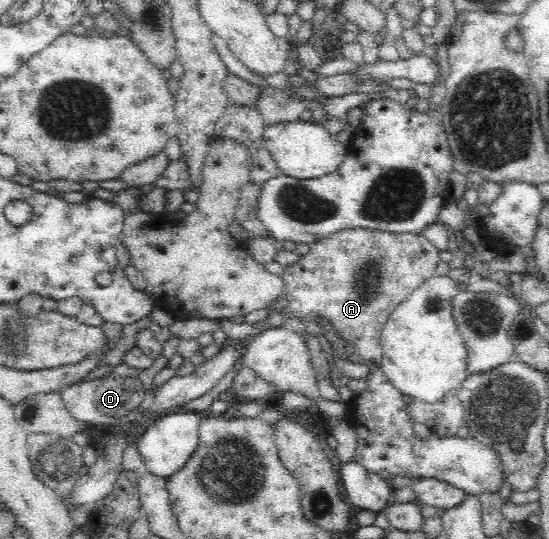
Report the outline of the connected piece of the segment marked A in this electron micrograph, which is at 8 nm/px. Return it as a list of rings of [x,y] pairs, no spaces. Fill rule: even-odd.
[[[365,228],[332,233],[329,237],[313,242],[308,253],[300,256],[295,263],[284,266],[279,275],[284,280],[284,295],[264,308],[267,311],[264,320],[273,313],[281,315],[283,326],[293,318],[303,323],[310,320],[317,324],[325,320],[346,342],[346,347],[353,346],[364,363],[375,365],[382,357],[380,337],[384,324],[398,305],[410,297],[410,293],[436,275],[436,267],[441,261],[440,252],[423,234],[389,233]]]

